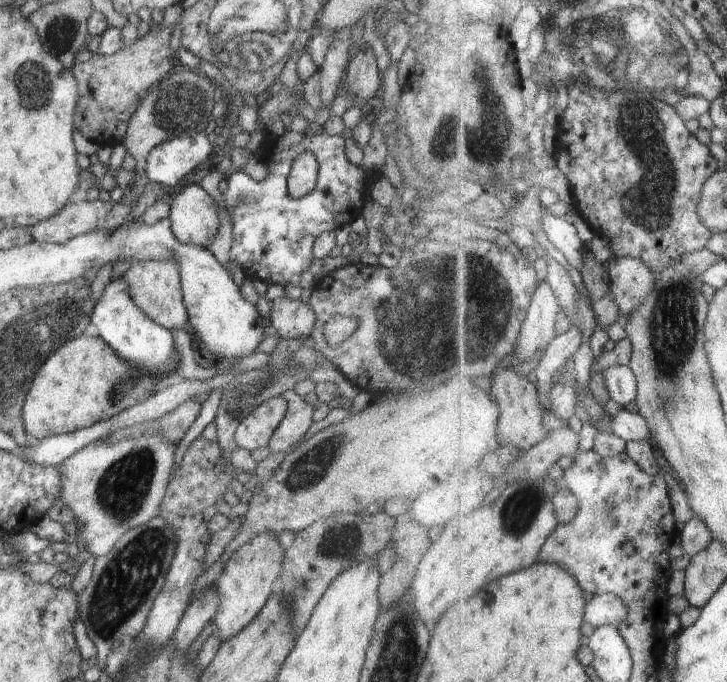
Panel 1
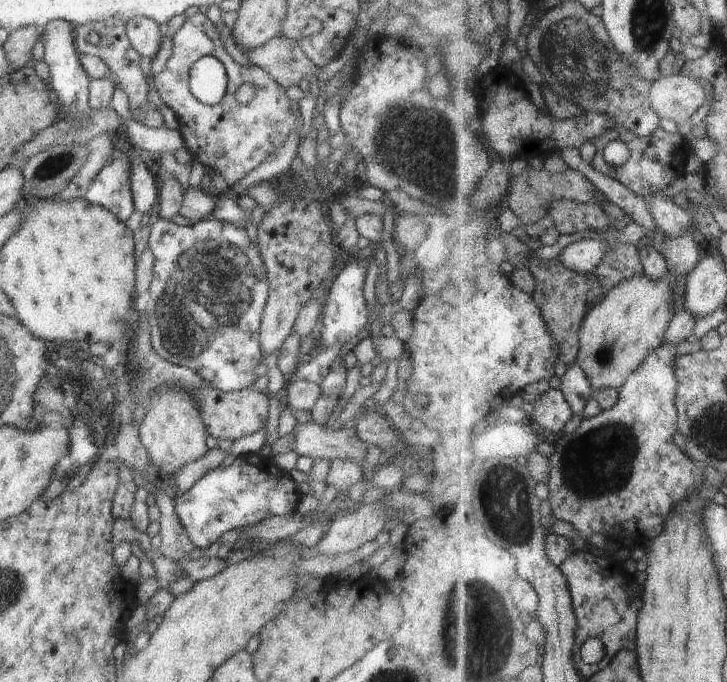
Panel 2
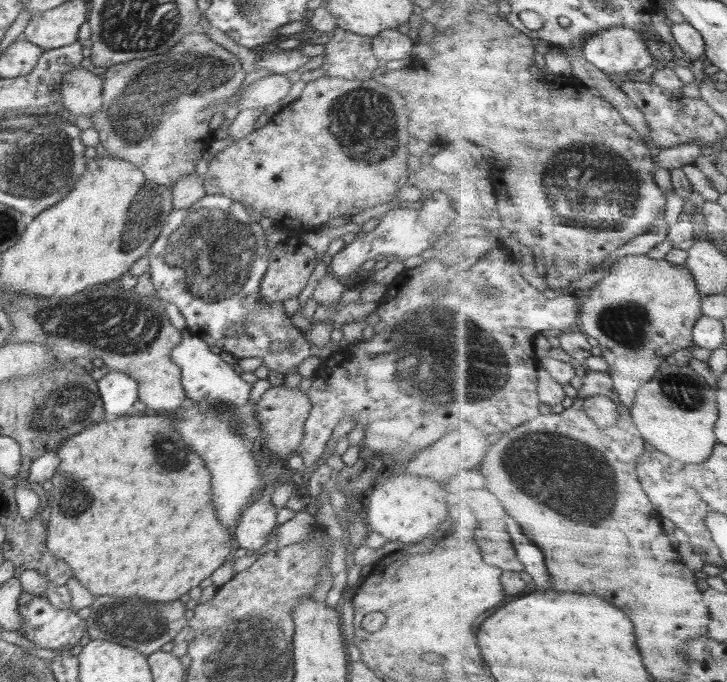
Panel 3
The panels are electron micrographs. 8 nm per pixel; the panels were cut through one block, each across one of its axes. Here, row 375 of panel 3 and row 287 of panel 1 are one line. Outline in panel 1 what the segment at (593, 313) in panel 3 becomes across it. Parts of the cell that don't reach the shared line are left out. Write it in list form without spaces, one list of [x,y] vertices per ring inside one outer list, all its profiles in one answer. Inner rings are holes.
[[[613,255],[610,264],[612,292],[622,314],[630,316],[656,290],[657,273],[645,260],[636,257],[618,258]]]

